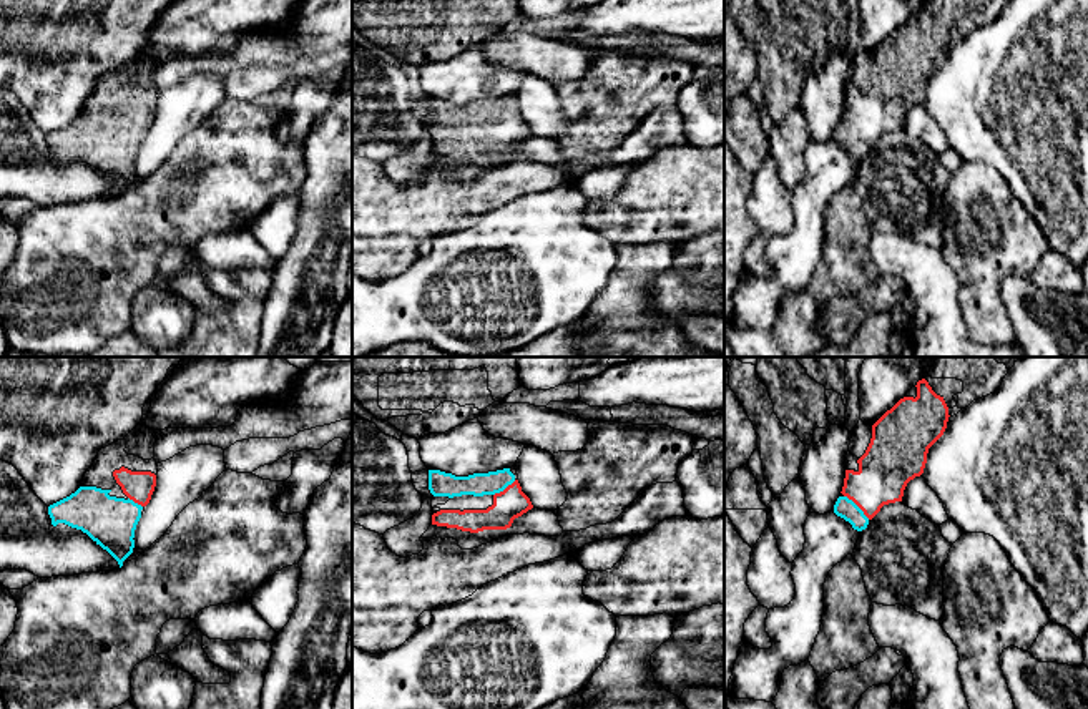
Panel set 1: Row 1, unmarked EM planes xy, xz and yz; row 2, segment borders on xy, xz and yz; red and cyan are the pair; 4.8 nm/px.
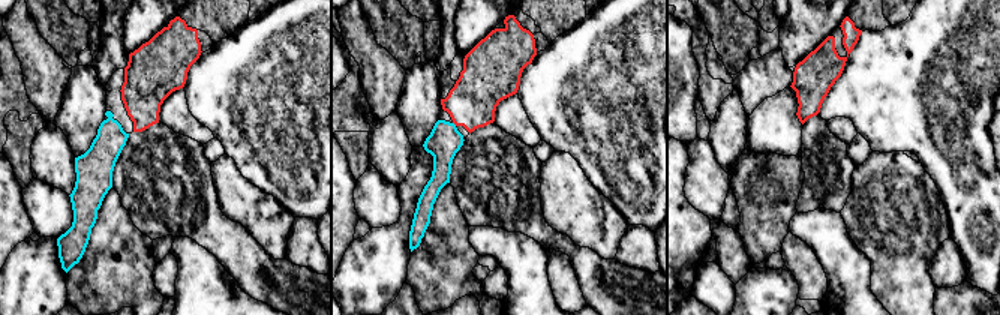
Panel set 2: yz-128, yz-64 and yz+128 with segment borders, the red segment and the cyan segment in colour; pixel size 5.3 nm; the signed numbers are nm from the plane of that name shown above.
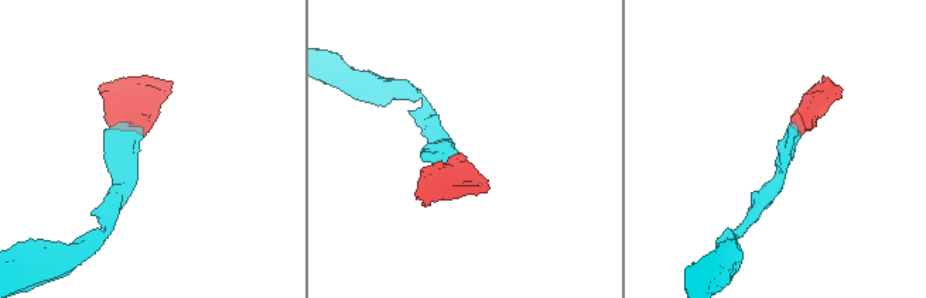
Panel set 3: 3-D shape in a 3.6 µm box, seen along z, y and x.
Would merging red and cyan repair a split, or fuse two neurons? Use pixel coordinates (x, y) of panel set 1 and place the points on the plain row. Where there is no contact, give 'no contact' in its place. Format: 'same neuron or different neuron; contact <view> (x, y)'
same neuron; contact yz (857, 133)

